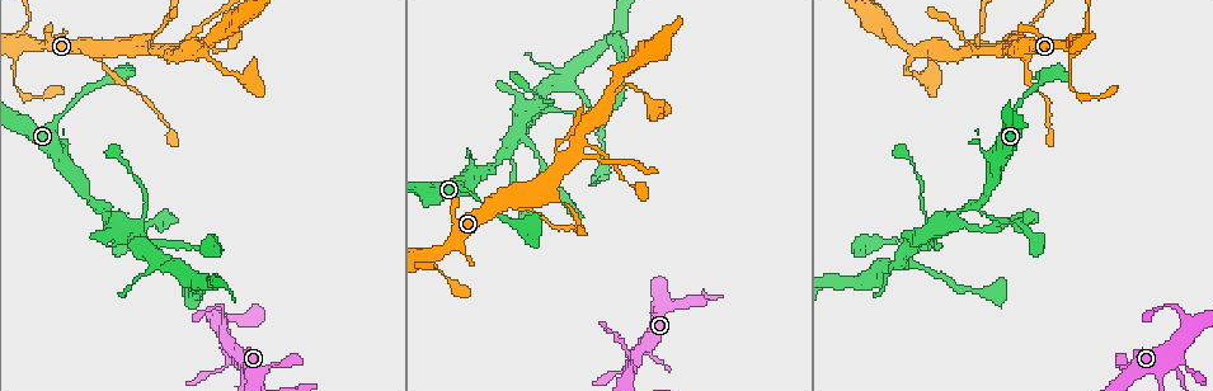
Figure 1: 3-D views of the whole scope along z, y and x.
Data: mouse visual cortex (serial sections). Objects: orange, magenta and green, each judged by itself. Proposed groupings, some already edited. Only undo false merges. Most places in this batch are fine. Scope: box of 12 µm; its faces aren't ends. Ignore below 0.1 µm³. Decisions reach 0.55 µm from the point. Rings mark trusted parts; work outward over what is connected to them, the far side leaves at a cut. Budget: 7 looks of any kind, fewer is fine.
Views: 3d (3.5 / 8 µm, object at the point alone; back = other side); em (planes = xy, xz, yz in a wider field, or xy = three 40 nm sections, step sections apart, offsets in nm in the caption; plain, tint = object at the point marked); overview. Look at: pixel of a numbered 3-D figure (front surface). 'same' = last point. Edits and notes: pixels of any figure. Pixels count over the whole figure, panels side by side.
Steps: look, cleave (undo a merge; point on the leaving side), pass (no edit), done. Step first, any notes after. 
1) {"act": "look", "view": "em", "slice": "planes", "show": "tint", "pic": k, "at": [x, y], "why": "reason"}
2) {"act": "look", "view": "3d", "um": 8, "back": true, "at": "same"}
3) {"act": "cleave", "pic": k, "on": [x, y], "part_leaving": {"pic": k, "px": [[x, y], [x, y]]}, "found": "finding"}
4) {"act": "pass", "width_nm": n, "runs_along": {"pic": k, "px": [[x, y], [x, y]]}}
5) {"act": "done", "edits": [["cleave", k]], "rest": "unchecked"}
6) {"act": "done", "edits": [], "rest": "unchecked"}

{"act": "look", "view": "3d", "um": 8, "pic": 1, "at": [23, 31], "why": "sharp bend"}

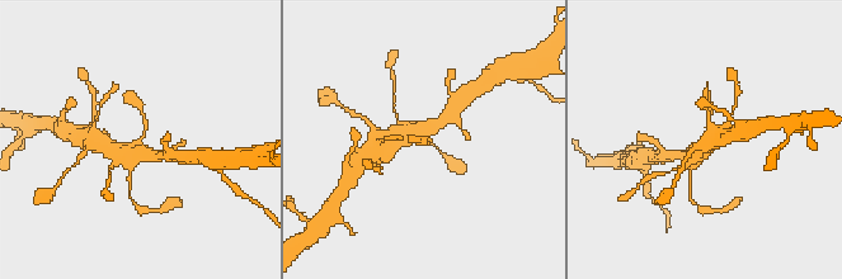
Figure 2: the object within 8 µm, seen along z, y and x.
{"act": "look", "view": "3d", "um": 3.5, "pic": 2, "at": [141, 142], "why": "closer look"}

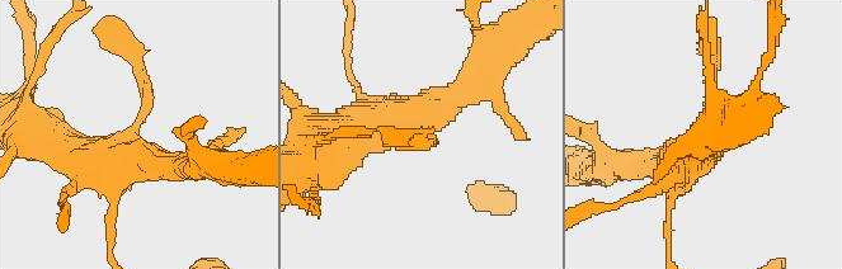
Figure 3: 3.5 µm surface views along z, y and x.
{"act": "look", "view": "em", "slice": "xy", "step": 3, "show": "tint", "pic": 3, "at": [133, 131], "arms": 3, "arm_widths_nm": [150, 350, 400]}

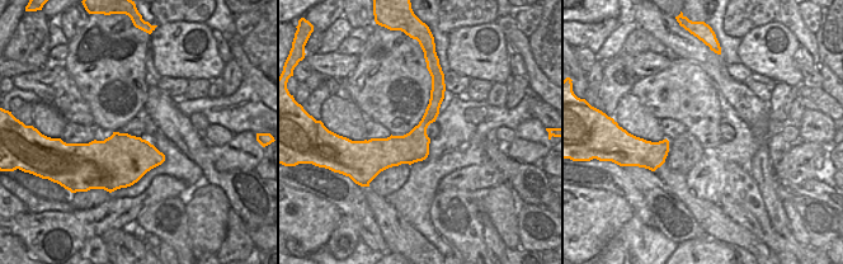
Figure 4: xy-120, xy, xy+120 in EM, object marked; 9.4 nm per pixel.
{"act": "pass", "runs_along": {"pic": 4, "px": [[441, 81], [404, 145], [367, 145]]}, "found": "continuous, no second cell"}

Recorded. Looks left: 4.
{"act": "look", "view": "3d", "um": 8, "pic": 1, "at": [574, 149], "why": "four or more arms meet"}

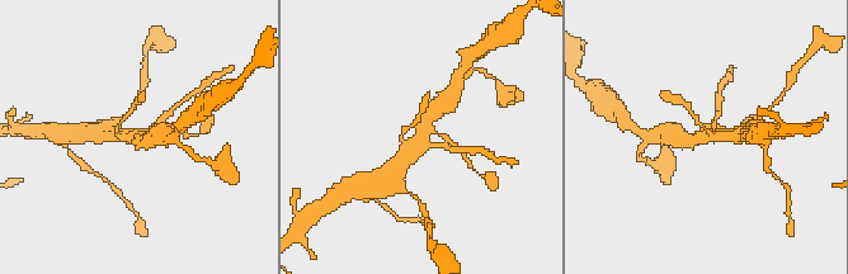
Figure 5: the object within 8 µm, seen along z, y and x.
{"act": "look", "view": "em", "slice": "xy", "step": 3, "show": "tint", "pic": 5, "at": [419, 139], "arms": 4, "arm_widths_nm": [150, 200, 350, 400], "why": "shape alone is not enough"}

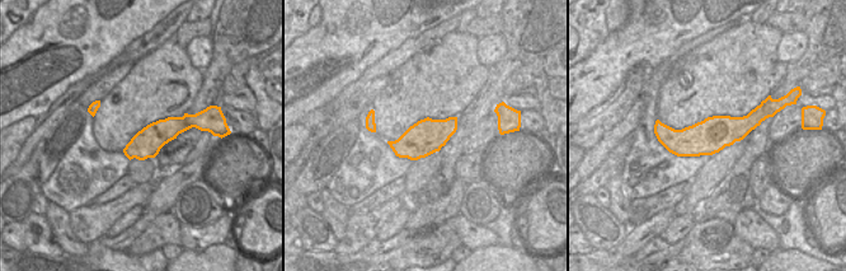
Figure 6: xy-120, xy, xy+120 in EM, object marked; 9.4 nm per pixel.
{"act": "pass", "width_nm": 340, "runs_along": {"pic": 5, "px": [[395, 168], [437, 110]]}, "found": "all the same cell"}

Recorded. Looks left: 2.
{"act": "done", "edits": [], "rest": "unchecked"}

